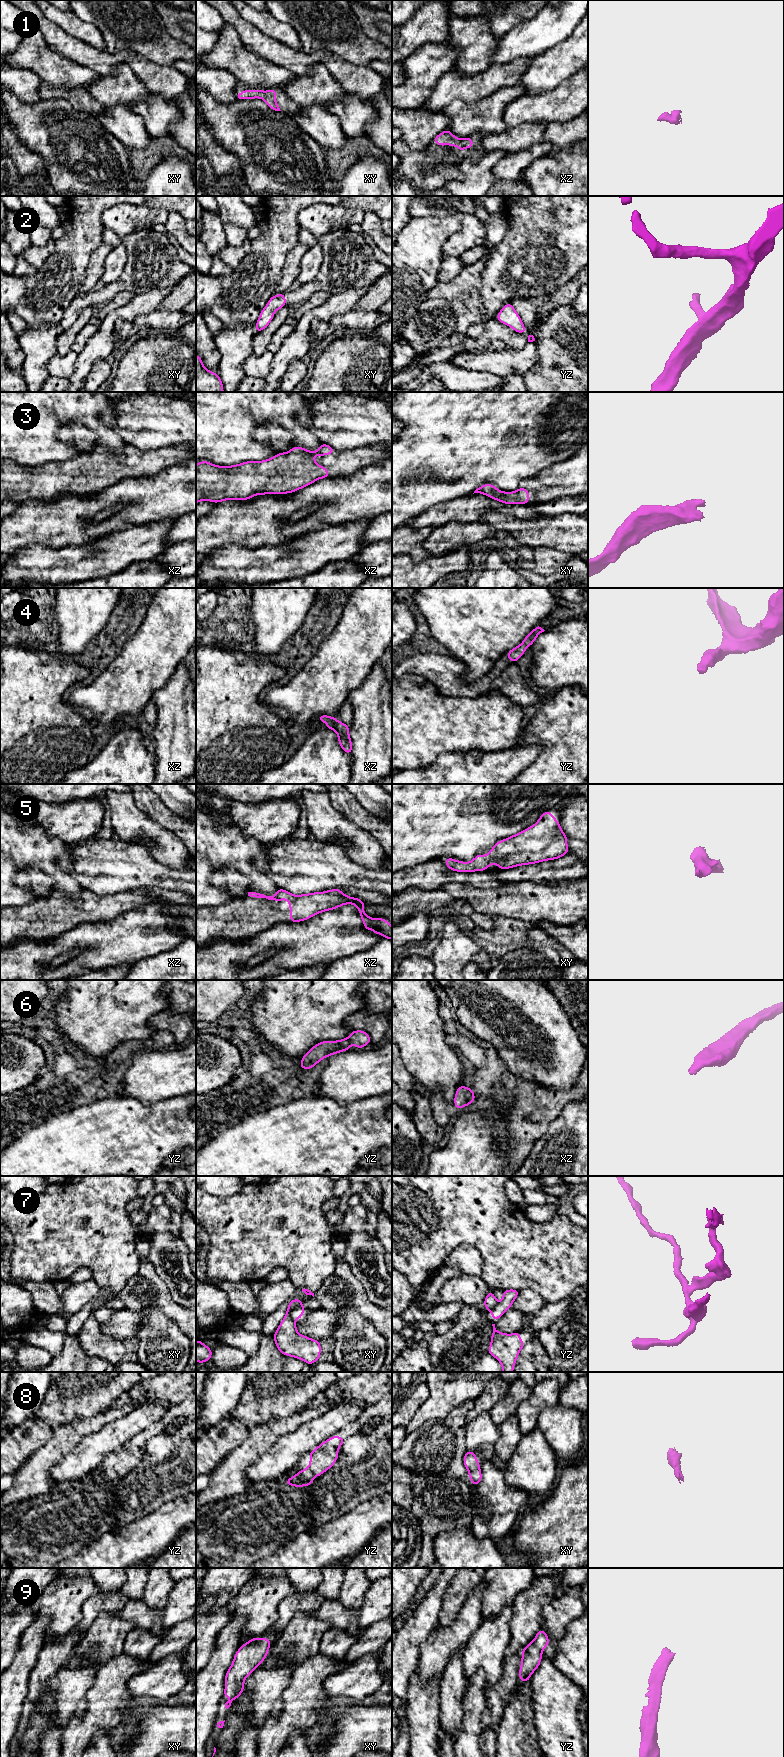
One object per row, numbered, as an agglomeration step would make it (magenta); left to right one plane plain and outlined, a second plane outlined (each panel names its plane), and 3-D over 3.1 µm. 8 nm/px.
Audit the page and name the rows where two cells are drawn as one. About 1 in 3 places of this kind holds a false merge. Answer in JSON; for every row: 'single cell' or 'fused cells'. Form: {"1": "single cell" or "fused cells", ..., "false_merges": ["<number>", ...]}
{"1": "single cell", "2": "single cell", "3": "single cell", "4": "single cell", "5": "single cell", "6": "single cell", "7": "fused cells", "8": "single cell", "9": "single cell", "false_merges": ["7"]}

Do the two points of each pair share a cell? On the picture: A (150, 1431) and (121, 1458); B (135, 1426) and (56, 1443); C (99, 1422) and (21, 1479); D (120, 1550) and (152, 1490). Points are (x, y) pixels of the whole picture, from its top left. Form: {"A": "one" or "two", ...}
{"A": "one", "B": "two", "C": "one", "D": "two"}

